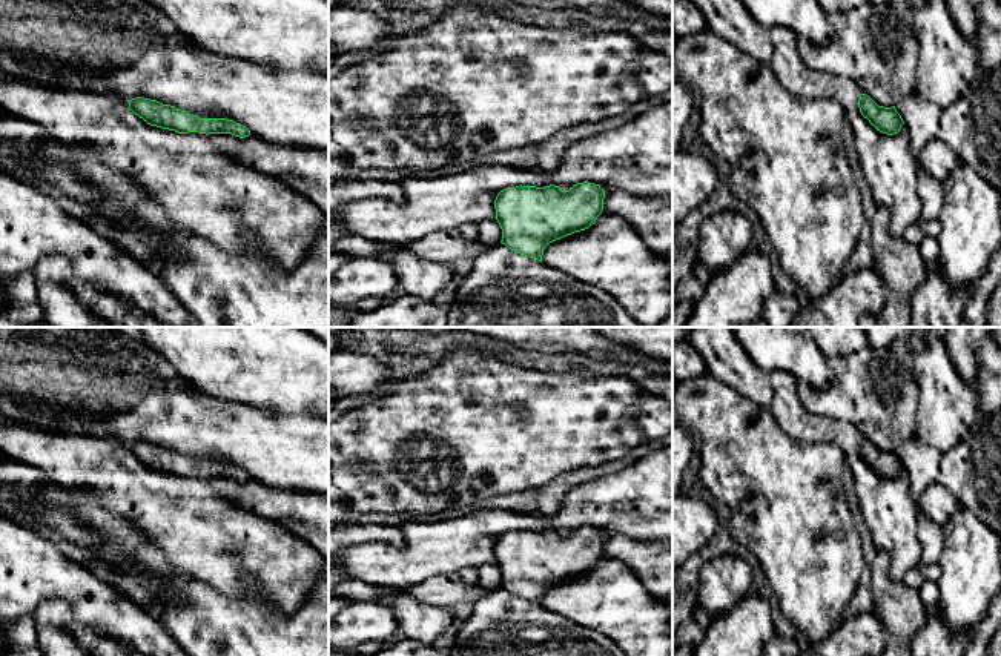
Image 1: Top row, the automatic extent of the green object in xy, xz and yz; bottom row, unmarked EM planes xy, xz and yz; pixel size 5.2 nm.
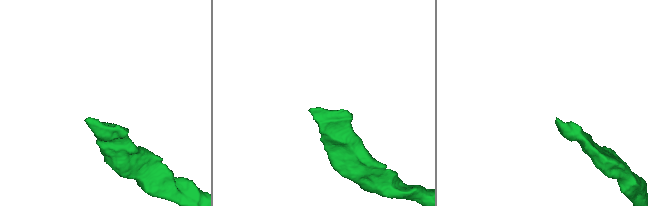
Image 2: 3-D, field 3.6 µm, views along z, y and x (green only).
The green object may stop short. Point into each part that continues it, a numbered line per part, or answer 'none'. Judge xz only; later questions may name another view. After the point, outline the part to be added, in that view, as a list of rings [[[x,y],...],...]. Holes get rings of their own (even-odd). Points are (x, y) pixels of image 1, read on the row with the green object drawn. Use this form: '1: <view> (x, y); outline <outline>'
1: xz (467, 197); outline [[[484,164],[445,177],[398,180],[407,203],[424,210],[439,232],[496,220],[494,200],[500,191],[520,186],[520,171],[510,164]]]

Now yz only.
1: yz (777, 48); outline [[[691,0],[703,14],[708,29],[769,66],[778,81],[794,95],[835,100],[854,131],[858,158],[871,163],[889,160],[903,164],[910,154],[909,132],[903,124],[898,134],[875,129],[858,108],[861,89],[843,75],[811,69],[798,52],[797,35],[786,28],[766,28],[757,23],[742,0]]]

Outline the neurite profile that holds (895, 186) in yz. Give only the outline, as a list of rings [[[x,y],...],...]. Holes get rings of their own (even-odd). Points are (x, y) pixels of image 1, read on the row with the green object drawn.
[[[909,157],[903,164],[884,158],[875,163],[860,158],[860,164],[877,206],[889,209],[890,232],[903,237],[910,224],[920,221],[921,215],[915,158]]]

